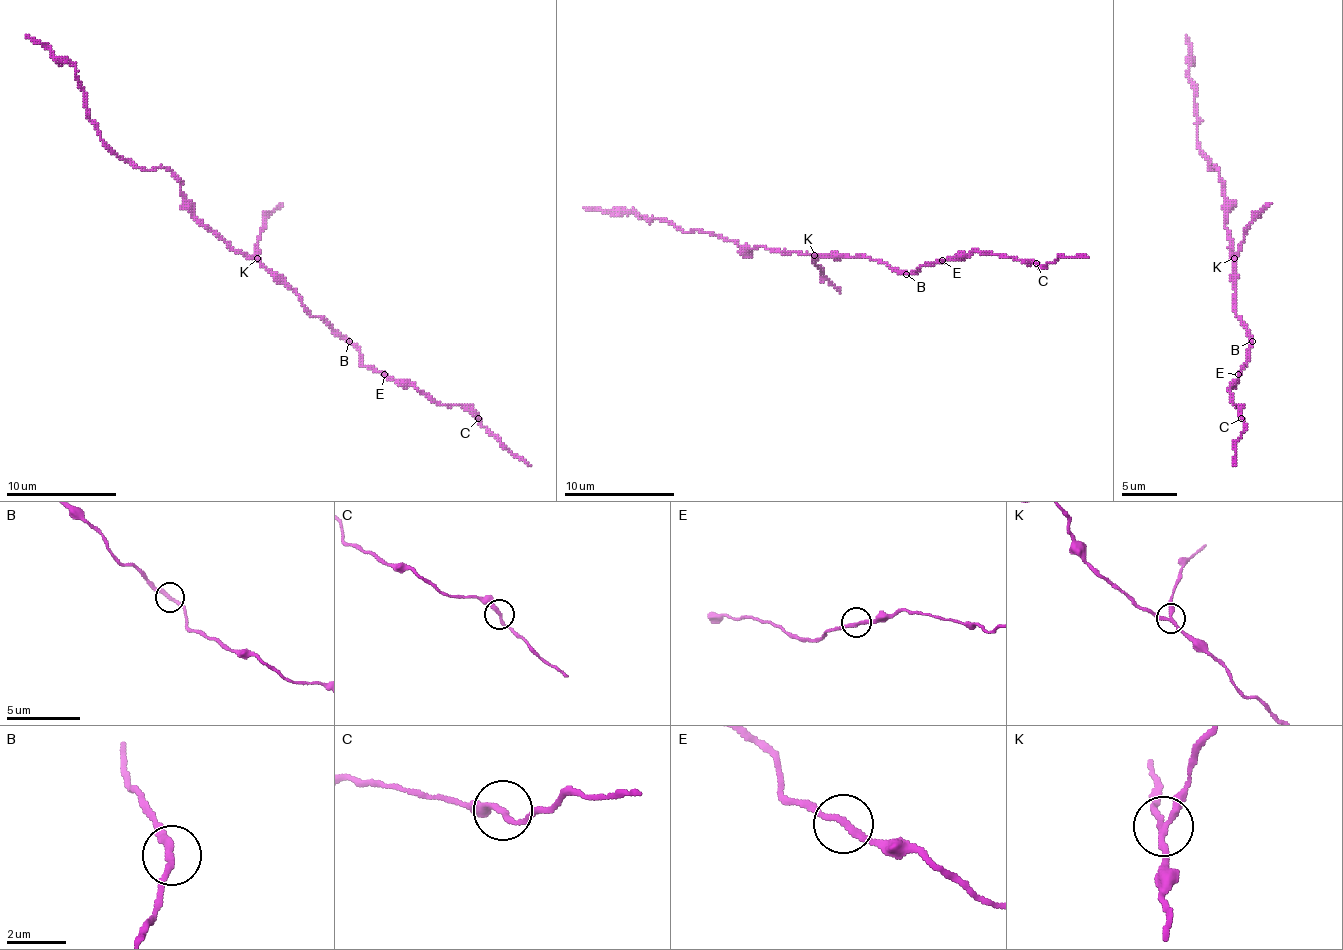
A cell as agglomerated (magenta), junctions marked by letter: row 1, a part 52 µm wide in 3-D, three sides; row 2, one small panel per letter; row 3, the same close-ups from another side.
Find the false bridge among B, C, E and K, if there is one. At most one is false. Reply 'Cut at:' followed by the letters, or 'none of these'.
Cut at: K

